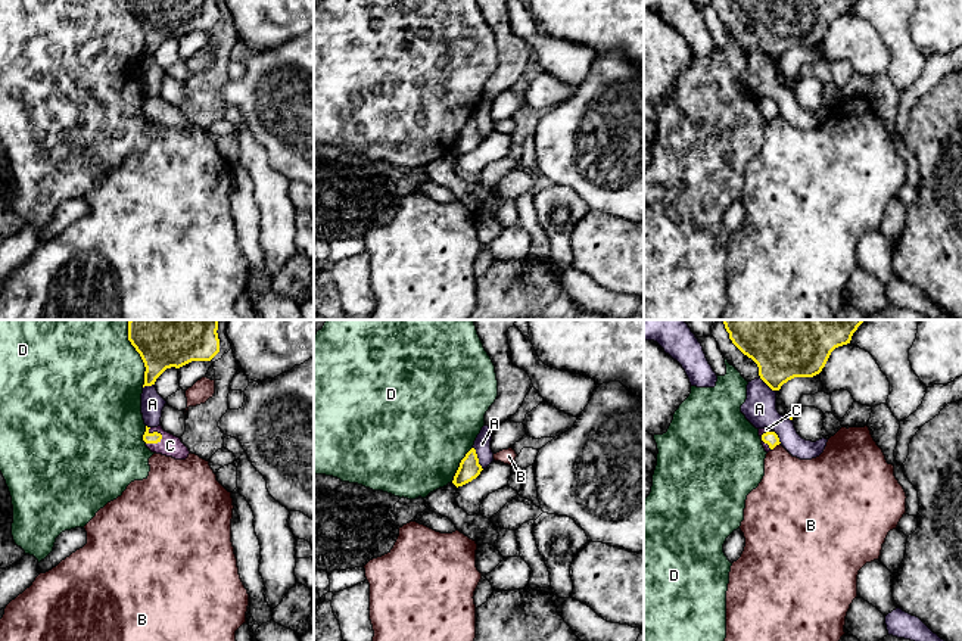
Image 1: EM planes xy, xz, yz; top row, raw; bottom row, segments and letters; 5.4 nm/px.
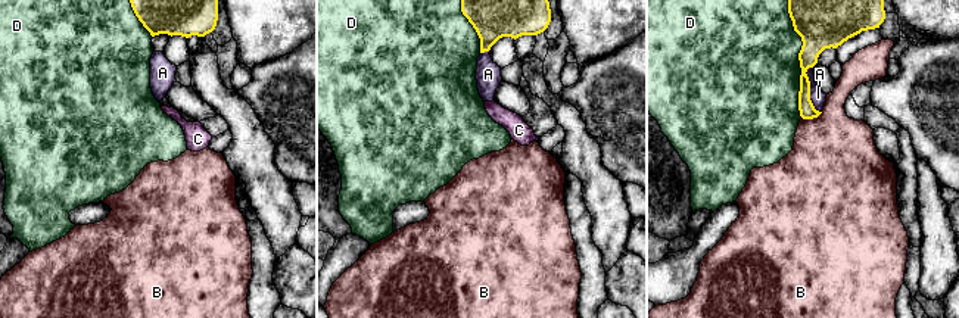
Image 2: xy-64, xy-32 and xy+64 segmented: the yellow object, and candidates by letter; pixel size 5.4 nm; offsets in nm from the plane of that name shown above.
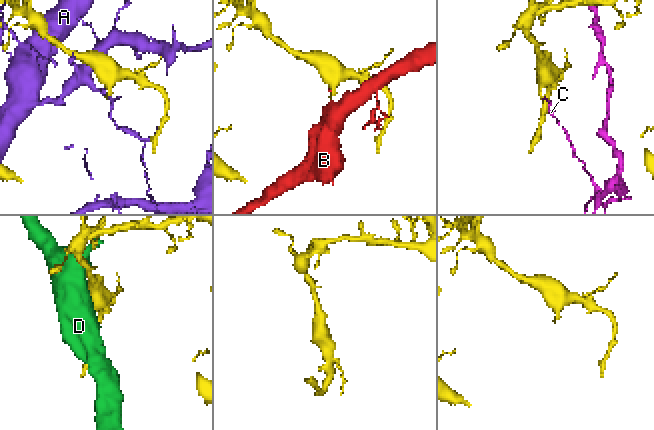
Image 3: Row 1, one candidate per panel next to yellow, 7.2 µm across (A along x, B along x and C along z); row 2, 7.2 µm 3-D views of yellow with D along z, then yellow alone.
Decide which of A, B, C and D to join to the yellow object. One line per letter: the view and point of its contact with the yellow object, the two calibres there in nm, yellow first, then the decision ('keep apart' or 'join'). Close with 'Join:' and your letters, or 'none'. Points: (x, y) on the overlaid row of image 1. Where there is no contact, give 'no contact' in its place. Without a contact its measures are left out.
A: xz (478, 459) | 120/90 nm | keep apart
B: yz (775, 445) | 80/340 nm | keep apart
C: xy (155, 442) | 60/120 nm | keep apart
D: xy (139, 352) | 480/480 nm | keep apart
Join: none

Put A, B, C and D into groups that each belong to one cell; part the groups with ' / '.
A / B / C / D

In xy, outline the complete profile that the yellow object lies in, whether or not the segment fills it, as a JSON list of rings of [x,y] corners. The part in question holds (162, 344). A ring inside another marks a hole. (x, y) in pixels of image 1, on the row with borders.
[[[130,320],[128,340],[140,354],[146,371],[144,386],[171,367],[180,368],[192,361],[211,361],[220,352],[218,320]]]

